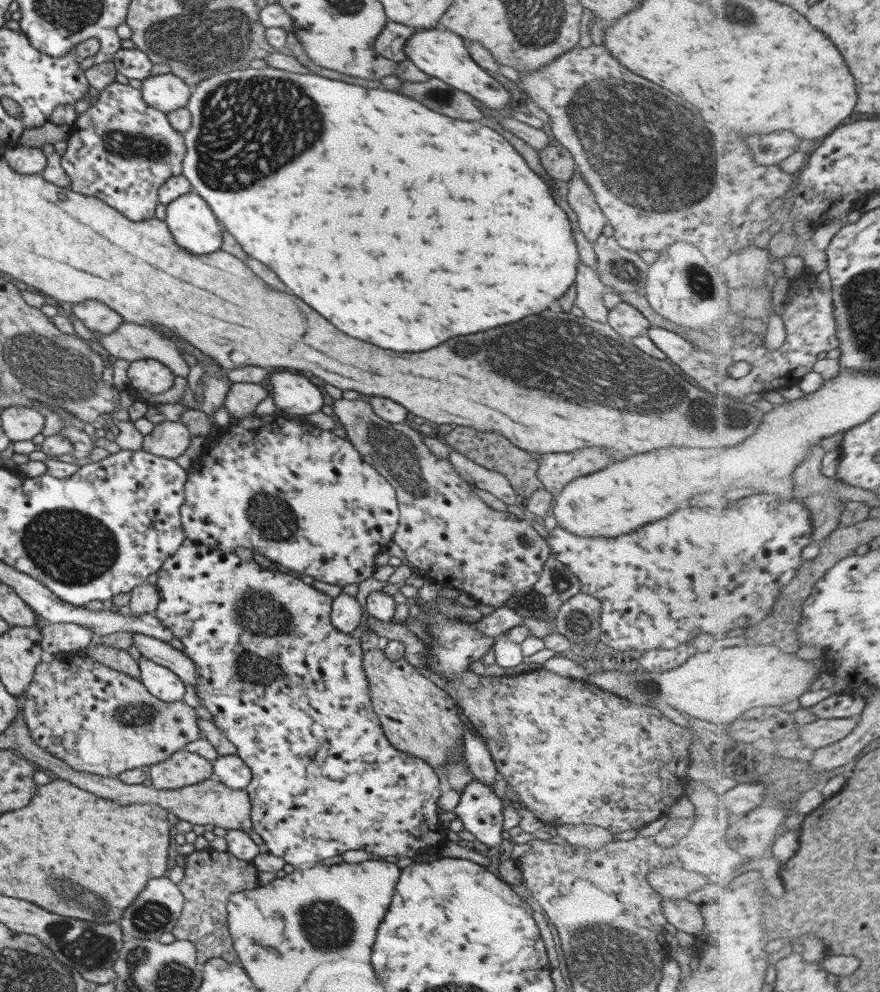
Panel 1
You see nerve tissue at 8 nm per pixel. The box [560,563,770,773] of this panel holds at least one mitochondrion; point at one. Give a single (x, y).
(642, 688)

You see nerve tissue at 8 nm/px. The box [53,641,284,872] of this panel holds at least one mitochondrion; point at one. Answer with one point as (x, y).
(135, 715)

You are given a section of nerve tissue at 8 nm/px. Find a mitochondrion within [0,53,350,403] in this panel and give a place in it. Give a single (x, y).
(275, 118)

